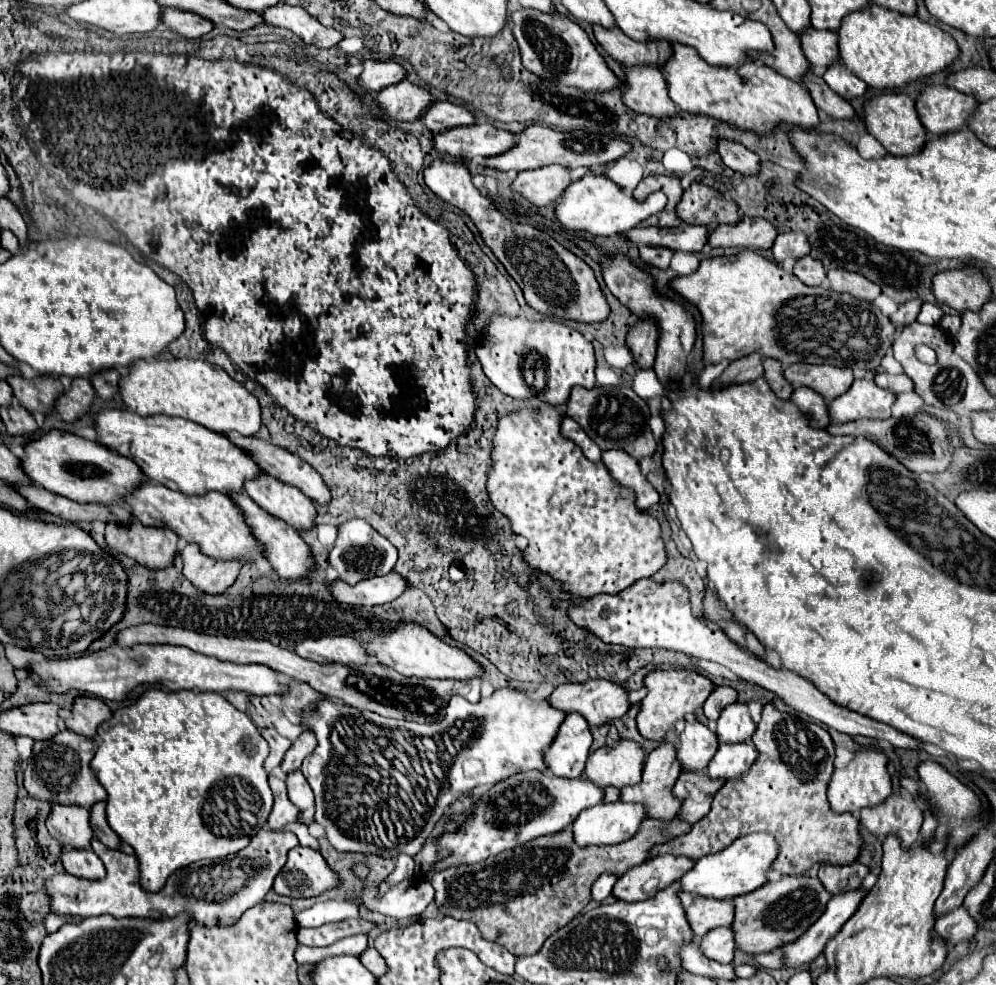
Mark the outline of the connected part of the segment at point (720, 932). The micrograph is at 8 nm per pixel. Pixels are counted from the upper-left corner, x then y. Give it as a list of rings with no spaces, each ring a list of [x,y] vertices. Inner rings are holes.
[[[717,927],[711,929],[707,935],[701,937],[701,951],[713,961],[719,963],[731,963],[735,953],[735,941],[731,927]]]

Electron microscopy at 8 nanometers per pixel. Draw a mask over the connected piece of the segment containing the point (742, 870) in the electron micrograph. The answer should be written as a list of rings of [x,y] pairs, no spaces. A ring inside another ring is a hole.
[[[751,833],[751,835],[739,837],[723,851],[697,859],[691,871],[687,871],[681,877],[681,889],[693,895],[703,895],[713,899],[727,899],[727,897],[733,899],[737,895],[743,895],[761,887],[767,881],[765,871],[771,867],[775,857],[777,857],[777,843],[771,835]]]

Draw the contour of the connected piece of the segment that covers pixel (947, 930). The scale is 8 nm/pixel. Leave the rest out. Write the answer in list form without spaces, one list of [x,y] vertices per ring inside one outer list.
[[[963,907],[935,921],[935,933],[945,941],[947,947],[969,941],[975,935],[975,931],[977,931],[977,925]]]

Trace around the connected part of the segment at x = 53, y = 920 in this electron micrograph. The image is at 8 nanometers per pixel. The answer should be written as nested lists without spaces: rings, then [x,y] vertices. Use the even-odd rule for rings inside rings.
[[[51,913],[51,915],[47,915],[45,917],[45,929],[47,929],[47,933],[55,933],[63,923],[81,923],[83,919],[81,917],[75,917],[75,915],[55,915],[55,913]]]

